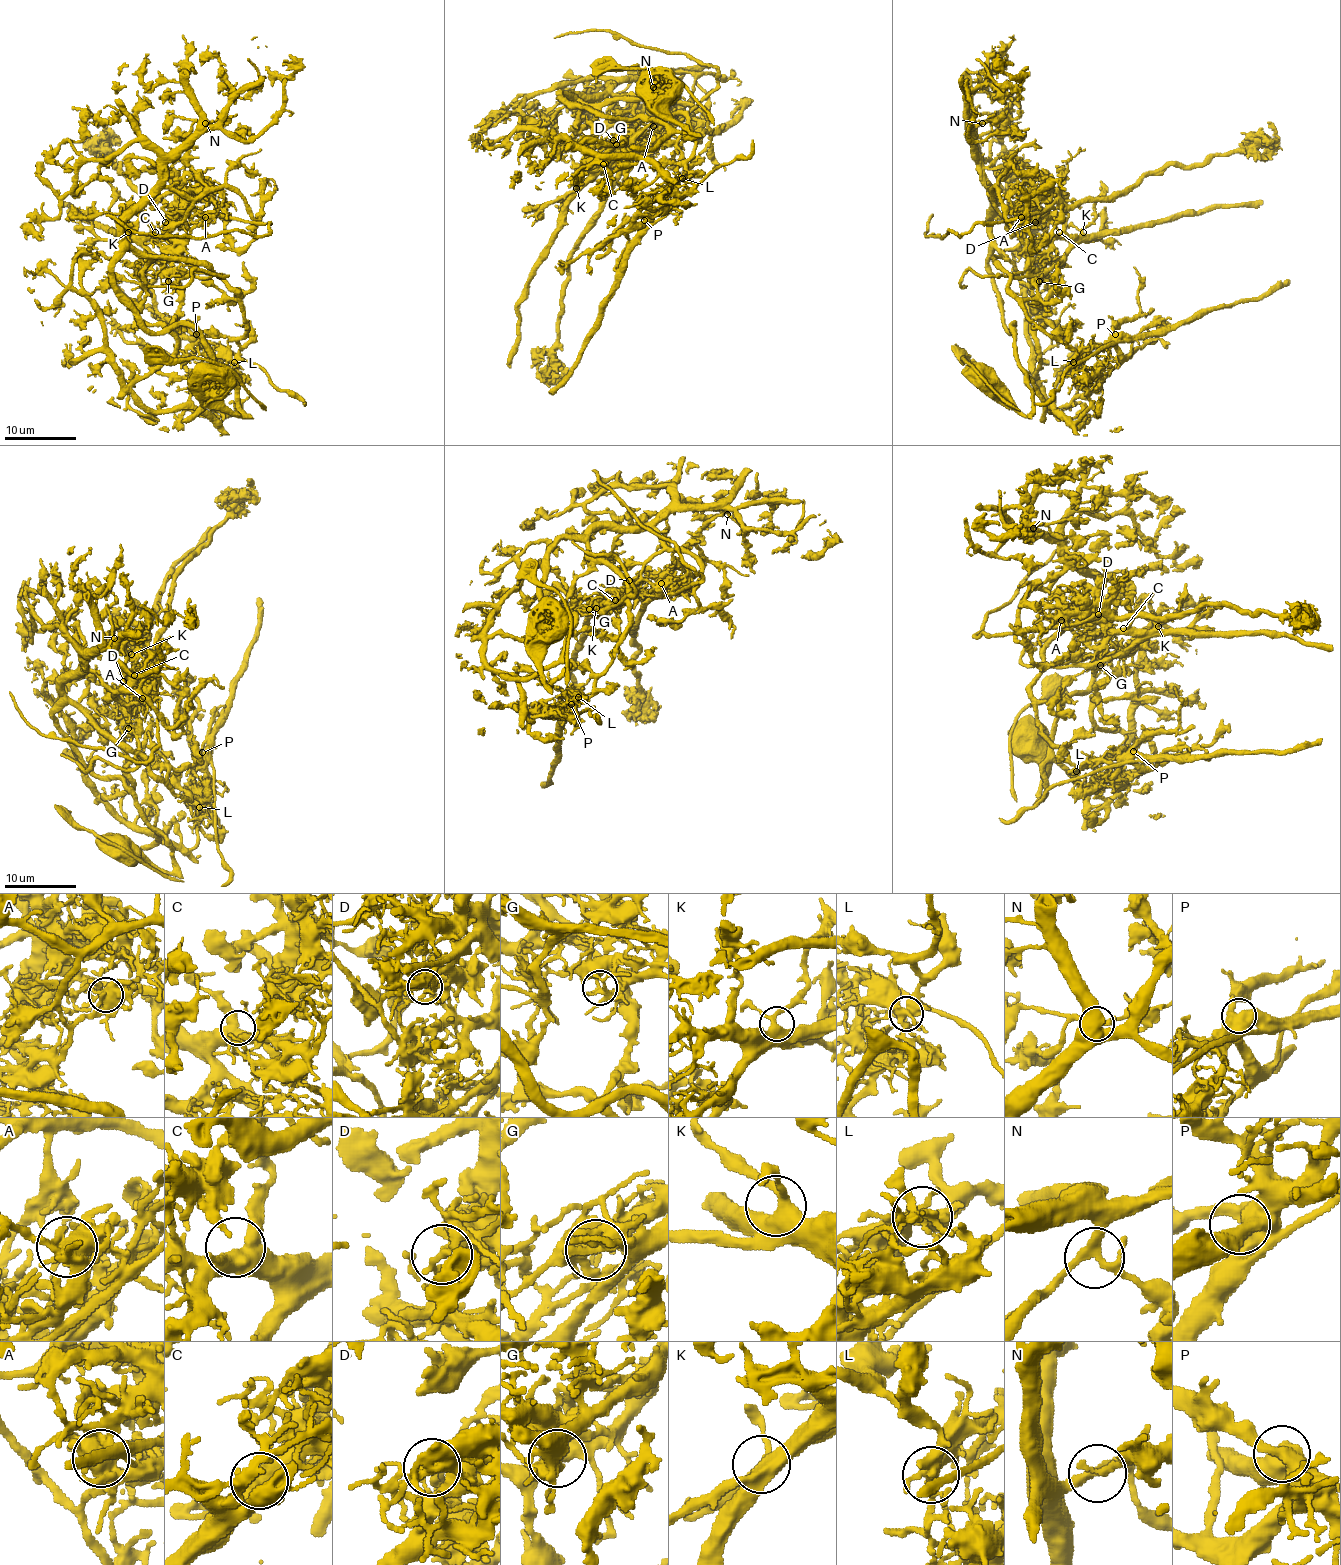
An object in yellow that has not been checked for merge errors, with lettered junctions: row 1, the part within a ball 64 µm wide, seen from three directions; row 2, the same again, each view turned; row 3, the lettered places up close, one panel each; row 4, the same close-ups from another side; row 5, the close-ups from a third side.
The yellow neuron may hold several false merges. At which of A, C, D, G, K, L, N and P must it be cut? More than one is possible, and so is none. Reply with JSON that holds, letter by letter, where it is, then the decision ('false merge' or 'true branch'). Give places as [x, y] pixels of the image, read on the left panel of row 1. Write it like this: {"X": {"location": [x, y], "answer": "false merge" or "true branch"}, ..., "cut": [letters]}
{"A": {"location": [205, 217], "answer": "false merge"}, "C": {"location": [155, 232], "answer": "true branch"}, "D": {"location": [165, 222], "answer": "false merge"}, "G": {"location": [168, 281], "answer": "false merge"}, "K": {"location": [128, 232], "answer": "true branch"}, "L": {"location": [234, 362], "answer": "false merge"}, "N": {"location": [205, 123], "answer": "true branch"}, "P": {"location": [196, 334], "answer": "true branch"}, "cut": ["A", "D", "G", "L"]}

